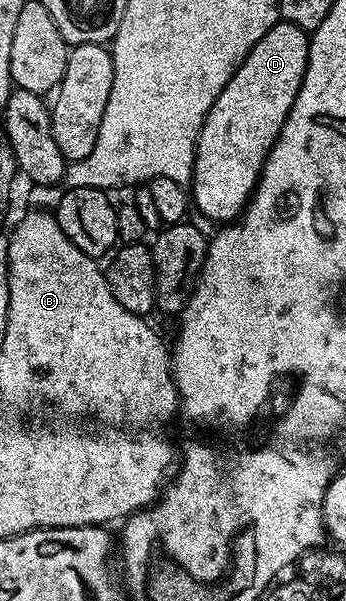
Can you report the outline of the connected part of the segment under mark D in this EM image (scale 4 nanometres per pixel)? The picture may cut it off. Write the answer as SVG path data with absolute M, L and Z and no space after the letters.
M280 19L272 29L265 31L229 83L225 83L221 95L217 95L199 132L195 175L189 186L194 208L212 223L230 223L246 209L265 159L295 105L308 59L308 30Z

